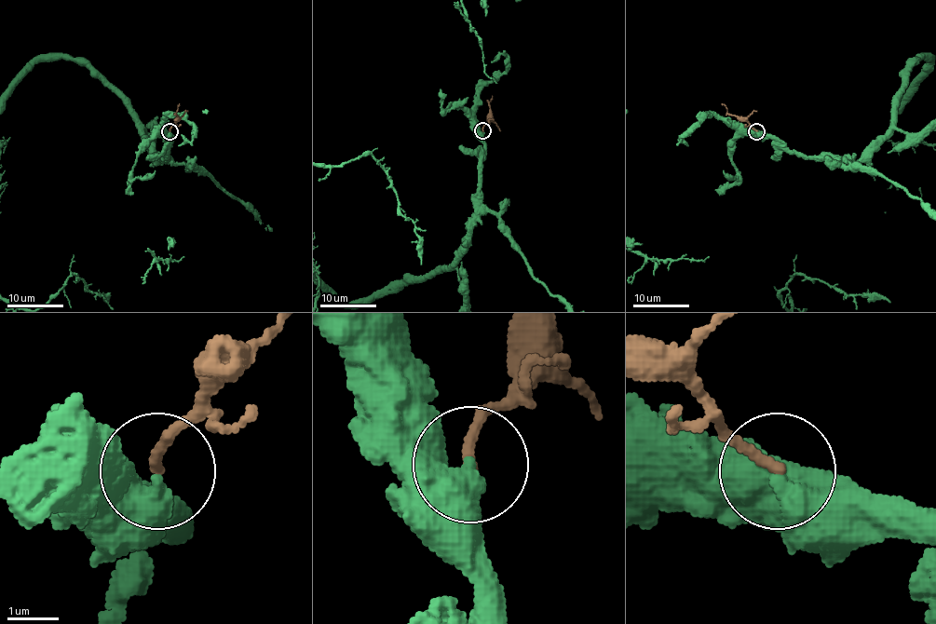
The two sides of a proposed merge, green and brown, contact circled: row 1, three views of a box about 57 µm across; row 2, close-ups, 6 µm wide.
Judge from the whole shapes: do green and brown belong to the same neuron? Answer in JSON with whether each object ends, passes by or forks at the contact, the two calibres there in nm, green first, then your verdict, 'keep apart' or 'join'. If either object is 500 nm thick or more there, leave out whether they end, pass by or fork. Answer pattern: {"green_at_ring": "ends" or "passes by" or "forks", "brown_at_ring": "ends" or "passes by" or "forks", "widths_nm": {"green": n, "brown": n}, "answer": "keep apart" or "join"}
{"widths_nm": {"green": 600, "brown": 200}, "answer": "keep apart"}

